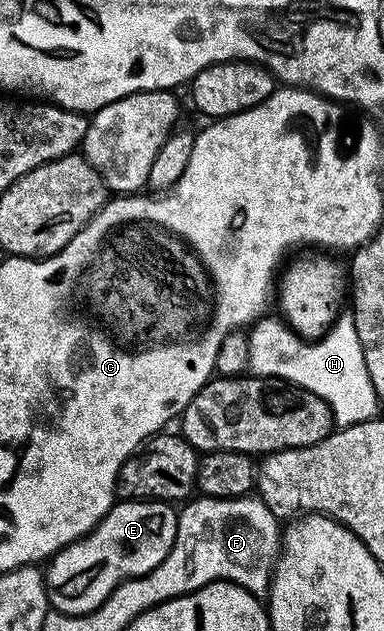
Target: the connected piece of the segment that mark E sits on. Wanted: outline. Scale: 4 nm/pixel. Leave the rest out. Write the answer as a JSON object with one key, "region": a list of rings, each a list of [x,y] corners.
{"region":[[[155,499],[113,503],[104,520],[90,534],[68,547],[63,547],[57,555],[47,560],[46,583],[49,604],[64,615],[89,615],[91,611],[104,604],[106,597],[110,597],[112,590],[122,581],[121,577],[135,577],[150,573],[168,556],[174,545],[177,514],[175,506]]]}

